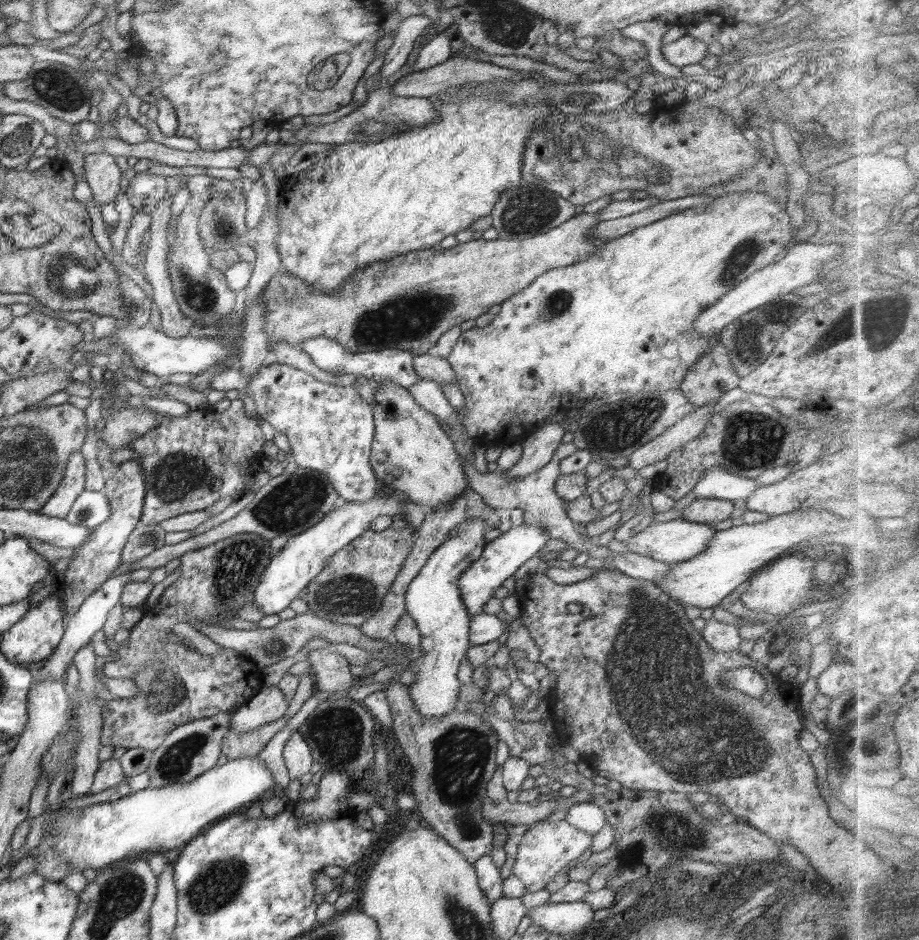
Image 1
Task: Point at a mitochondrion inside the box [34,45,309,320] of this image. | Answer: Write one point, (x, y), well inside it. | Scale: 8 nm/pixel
(60, 275)

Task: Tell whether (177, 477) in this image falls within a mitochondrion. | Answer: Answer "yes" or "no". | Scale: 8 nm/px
yes

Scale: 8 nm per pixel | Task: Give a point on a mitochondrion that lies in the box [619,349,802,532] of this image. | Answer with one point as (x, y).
(749, 442)

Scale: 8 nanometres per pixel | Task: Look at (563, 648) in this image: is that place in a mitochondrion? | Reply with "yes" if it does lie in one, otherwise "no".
no

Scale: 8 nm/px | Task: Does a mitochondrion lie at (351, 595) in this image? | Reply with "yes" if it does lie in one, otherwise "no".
yes

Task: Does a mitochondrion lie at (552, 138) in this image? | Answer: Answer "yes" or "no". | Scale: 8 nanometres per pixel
yes

